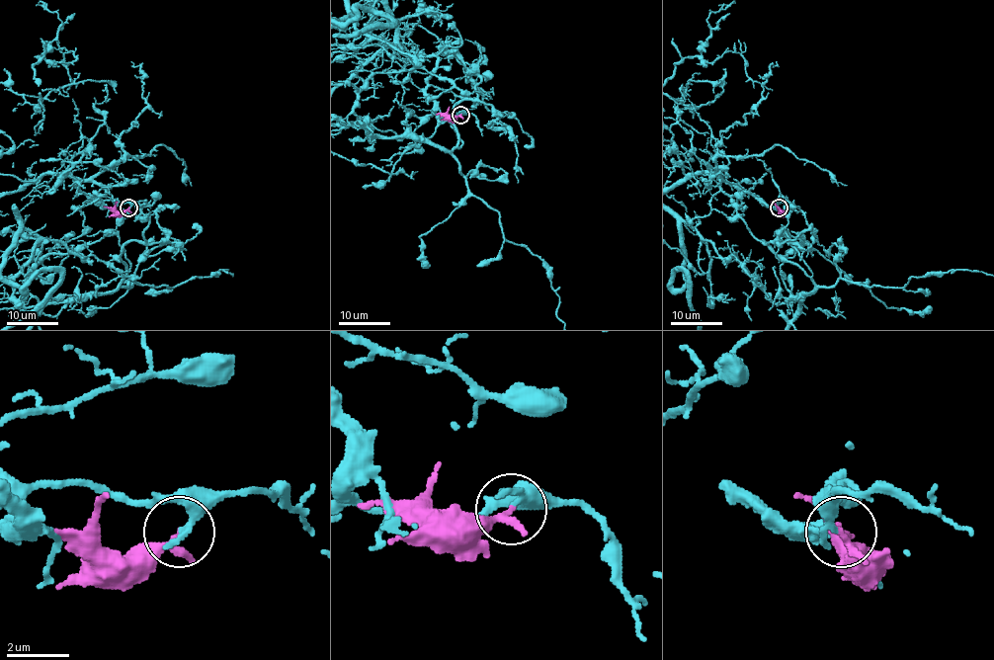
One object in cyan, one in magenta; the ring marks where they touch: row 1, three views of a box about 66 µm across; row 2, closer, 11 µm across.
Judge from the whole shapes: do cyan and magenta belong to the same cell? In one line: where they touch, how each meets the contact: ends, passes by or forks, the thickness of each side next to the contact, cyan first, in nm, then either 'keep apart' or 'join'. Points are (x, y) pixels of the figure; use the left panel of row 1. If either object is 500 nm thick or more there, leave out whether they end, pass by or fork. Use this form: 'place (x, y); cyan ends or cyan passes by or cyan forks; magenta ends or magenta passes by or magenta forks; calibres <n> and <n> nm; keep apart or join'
place (128, 207); cyan ends; magenta passes by; calibres 300 and 180 nm; keep apart

